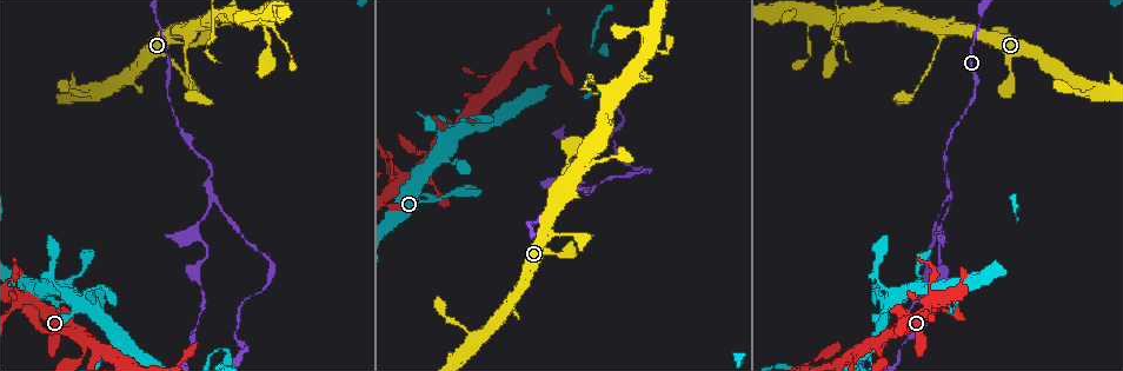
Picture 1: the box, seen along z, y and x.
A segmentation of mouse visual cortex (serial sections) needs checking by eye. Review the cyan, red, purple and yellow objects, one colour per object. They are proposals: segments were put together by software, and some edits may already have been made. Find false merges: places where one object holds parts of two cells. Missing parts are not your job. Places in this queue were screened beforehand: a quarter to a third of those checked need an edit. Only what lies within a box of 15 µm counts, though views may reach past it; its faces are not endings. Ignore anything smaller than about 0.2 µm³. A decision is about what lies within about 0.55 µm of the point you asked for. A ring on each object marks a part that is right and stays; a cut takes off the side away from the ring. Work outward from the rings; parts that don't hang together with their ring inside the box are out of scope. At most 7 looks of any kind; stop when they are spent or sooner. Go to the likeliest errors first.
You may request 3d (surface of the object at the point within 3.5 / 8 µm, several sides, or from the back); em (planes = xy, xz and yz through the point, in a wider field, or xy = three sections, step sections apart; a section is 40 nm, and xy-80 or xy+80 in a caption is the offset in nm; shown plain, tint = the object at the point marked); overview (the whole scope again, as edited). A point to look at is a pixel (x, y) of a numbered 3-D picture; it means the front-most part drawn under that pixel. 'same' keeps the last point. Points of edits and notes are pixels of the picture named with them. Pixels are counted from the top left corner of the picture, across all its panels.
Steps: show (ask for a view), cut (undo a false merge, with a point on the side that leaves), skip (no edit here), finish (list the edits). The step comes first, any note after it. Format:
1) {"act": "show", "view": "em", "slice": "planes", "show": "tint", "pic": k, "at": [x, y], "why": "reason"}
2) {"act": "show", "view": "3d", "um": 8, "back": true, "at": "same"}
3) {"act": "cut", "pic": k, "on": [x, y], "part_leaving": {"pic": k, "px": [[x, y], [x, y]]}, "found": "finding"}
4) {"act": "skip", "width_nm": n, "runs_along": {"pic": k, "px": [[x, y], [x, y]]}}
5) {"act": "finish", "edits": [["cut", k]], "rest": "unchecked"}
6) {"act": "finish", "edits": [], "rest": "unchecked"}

{"act": "show", "view": "3d", "um": 3.5, "back": true, "pic": 1, "at": [588, 195]}

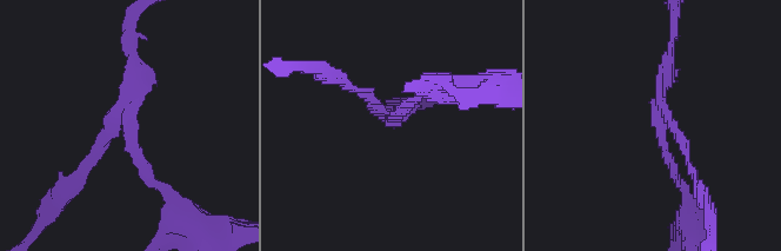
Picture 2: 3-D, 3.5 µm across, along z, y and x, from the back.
{"act": "show", "view": "em", "slice": "xy", "step": 3, "show": "plain", "pic": 2, "at": [656, 102]}

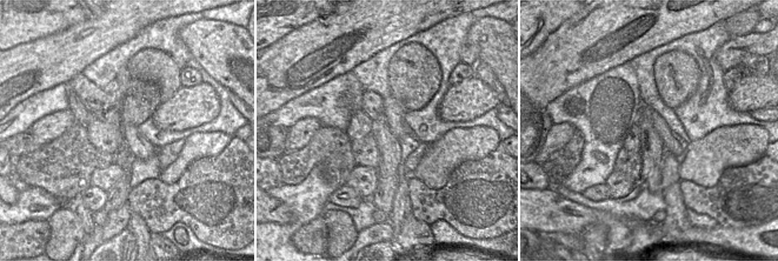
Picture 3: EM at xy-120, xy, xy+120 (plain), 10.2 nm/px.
{"act": "show", "view": "em", "slice": "xy", "step": 3, "show": "tint", "at": "same"}

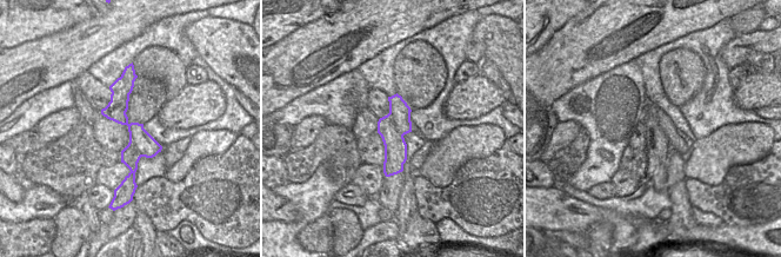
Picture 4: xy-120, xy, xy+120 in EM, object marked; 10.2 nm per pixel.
{"act": "cut", "pic": 2, "on": [669, 162], "arm_widths_nm": [100, 150, 150], "found": "a second cell is stuck on"}

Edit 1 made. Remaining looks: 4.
{"act": "show", "view": "3d", "um": 8, "back": true, "pic": 1, "at": [82, 304], "why": "arms part here"}

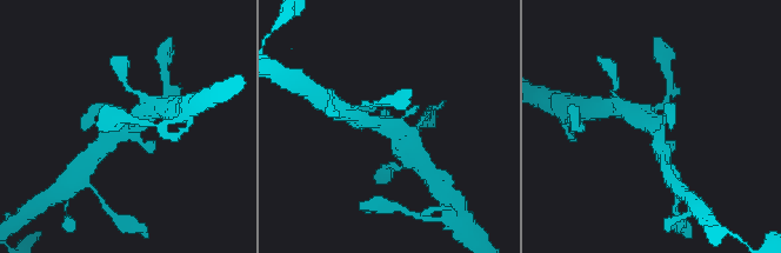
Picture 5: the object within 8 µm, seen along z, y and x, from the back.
{"act": "show", "view": "em", "slice": "xy", "step": 1, "show": "tint", "pic": 5, "at": [394, 133], "why": "shape alone is not enough"}

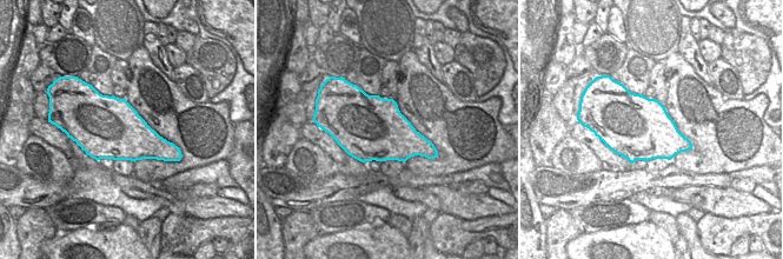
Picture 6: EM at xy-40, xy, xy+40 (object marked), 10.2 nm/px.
{"act": "skip", "width_nm": 650, "runs_along": {"pic": 5, "px": [[149, 111], [102, 145]]}, "found": "one cell here"}

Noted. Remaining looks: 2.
{"act": "show", "view": "3d", "um": 3.5, "pic": 1, "at": [230, 12], "why": "three arms meet"}

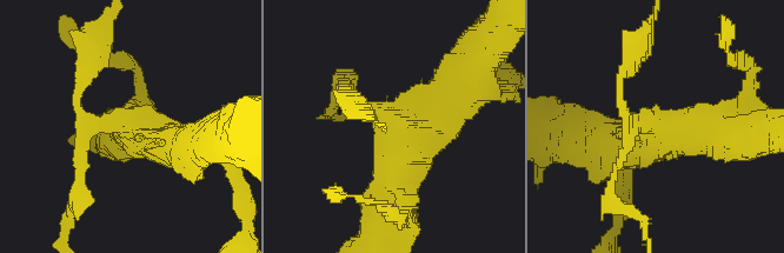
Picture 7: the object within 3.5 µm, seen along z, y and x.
{"act": "show", "view": "em", "slice": "xy", "step": 2, "show": "tint", "pic": 7, "at": [125, 131], "arms": 3, "arm_widths_nm": [150, 600, 600]}

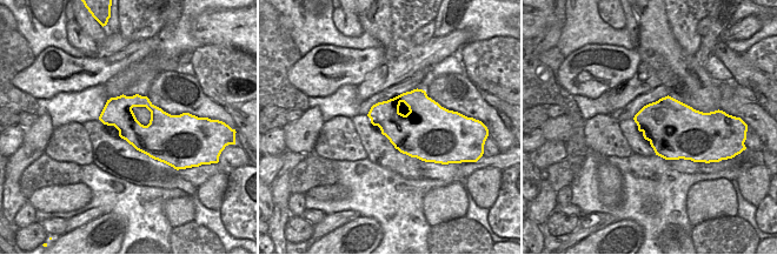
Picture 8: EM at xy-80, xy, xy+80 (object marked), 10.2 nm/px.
{"act": "cut", "pic": 7, "on": [350, 85], "part_leaving": {"pic": 7, "px": [[367, 106], [341, 79], [334, 100]]}, "found": "two cells meet here"}

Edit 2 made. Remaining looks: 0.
{"act": "finish", "edits": [["cut", 2], ["cut", 7]], "rest": "unchecked"}

